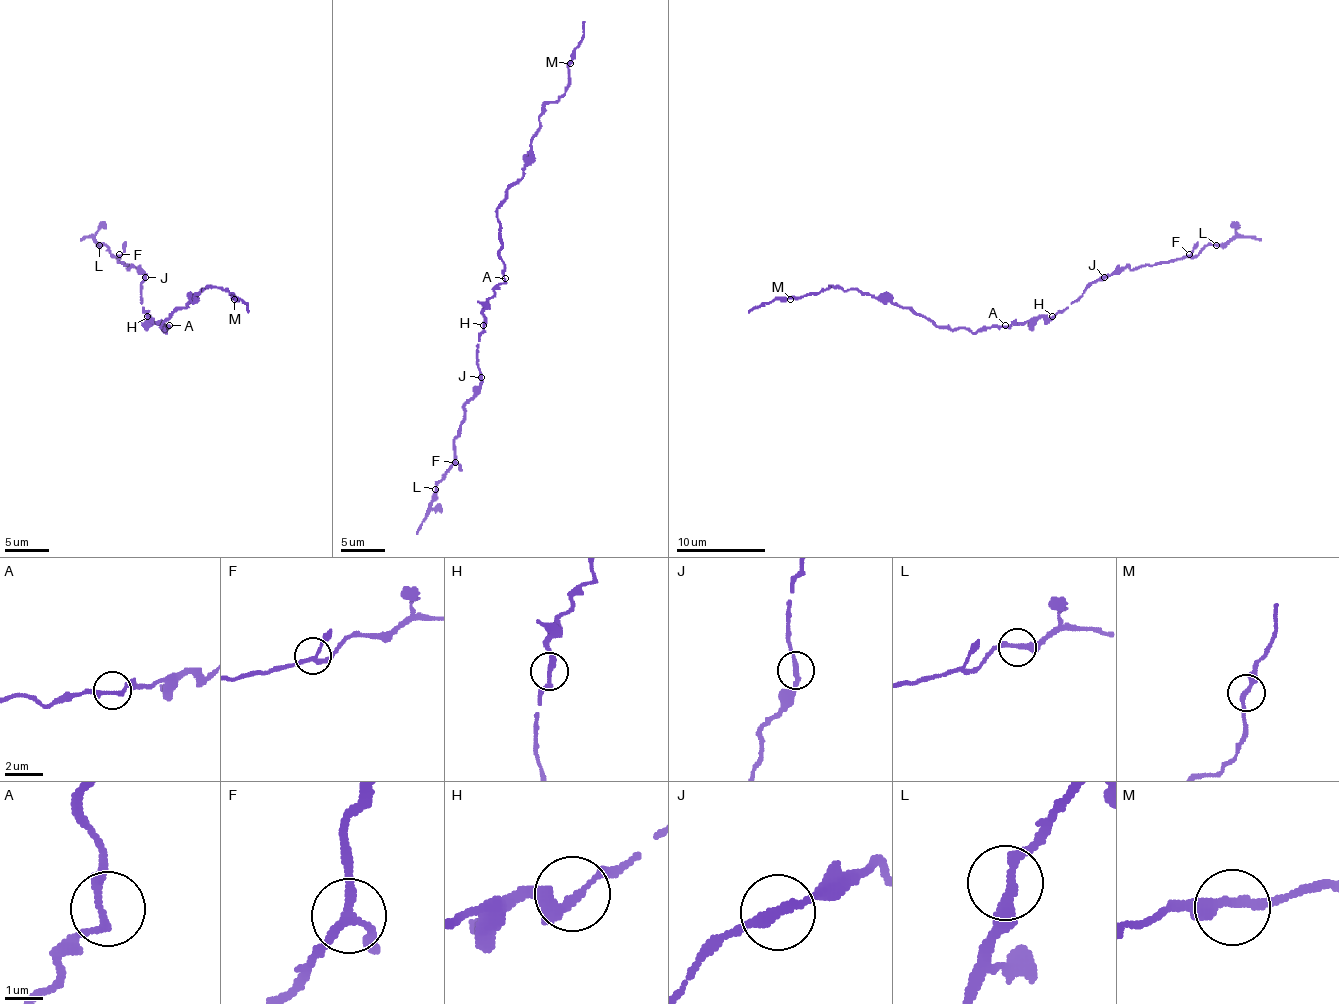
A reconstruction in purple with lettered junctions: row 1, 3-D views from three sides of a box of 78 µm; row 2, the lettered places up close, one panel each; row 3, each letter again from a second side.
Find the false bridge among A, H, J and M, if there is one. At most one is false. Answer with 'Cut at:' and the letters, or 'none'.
Cut at: none

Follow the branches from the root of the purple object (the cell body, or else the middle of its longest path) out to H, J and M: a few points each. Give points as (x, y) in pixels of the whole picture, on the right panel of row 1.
H: (1005, 327), (1052, 316)
J: (1005, 327), (1052, 319), (1105, 276)
M: (1005, 327), (974, 332), (936, 327), (908, 307), (857, 290), (823, 287), (790, 299)

